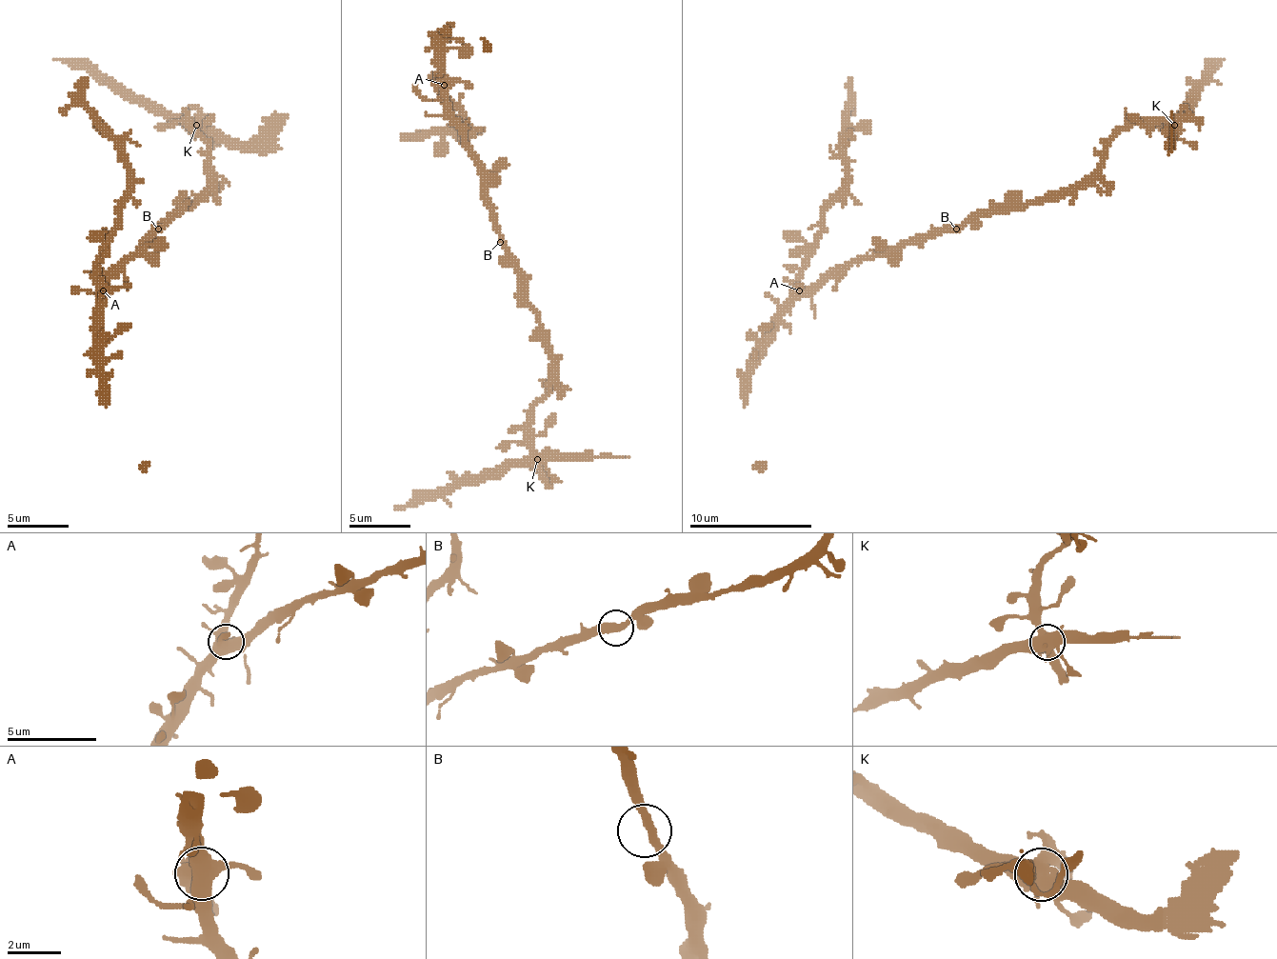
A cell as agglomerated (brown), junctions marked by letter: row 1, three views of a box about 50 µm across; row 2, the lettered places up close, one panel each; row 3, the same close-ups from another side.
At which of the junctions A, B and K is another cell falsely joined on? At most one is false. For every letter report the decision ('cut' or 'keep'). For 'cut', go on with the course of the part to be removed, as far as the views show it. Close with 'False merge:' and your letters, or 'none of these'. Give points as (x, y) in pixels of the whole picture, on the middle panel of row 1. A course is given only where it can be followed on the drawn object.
A: keep
B: keep
K: cut; foreign part runs (536, 460), (508, 463), (456, 482), (426, 500), (413, 500), (395, 509)
False merge: K

